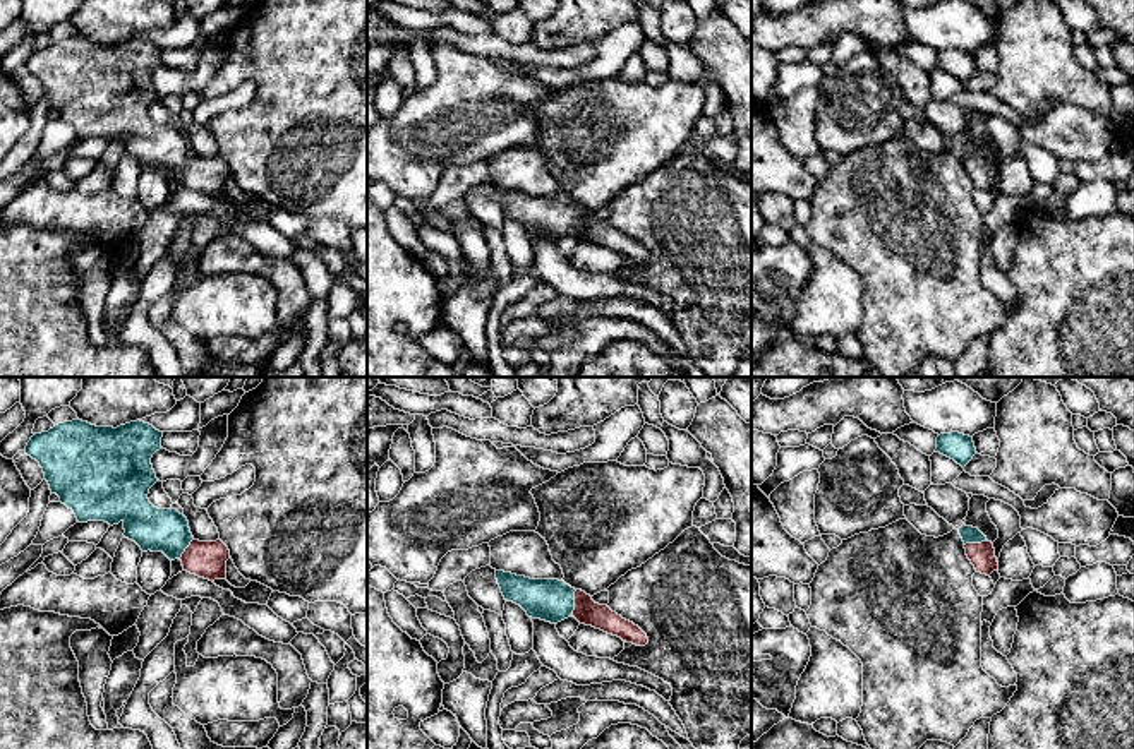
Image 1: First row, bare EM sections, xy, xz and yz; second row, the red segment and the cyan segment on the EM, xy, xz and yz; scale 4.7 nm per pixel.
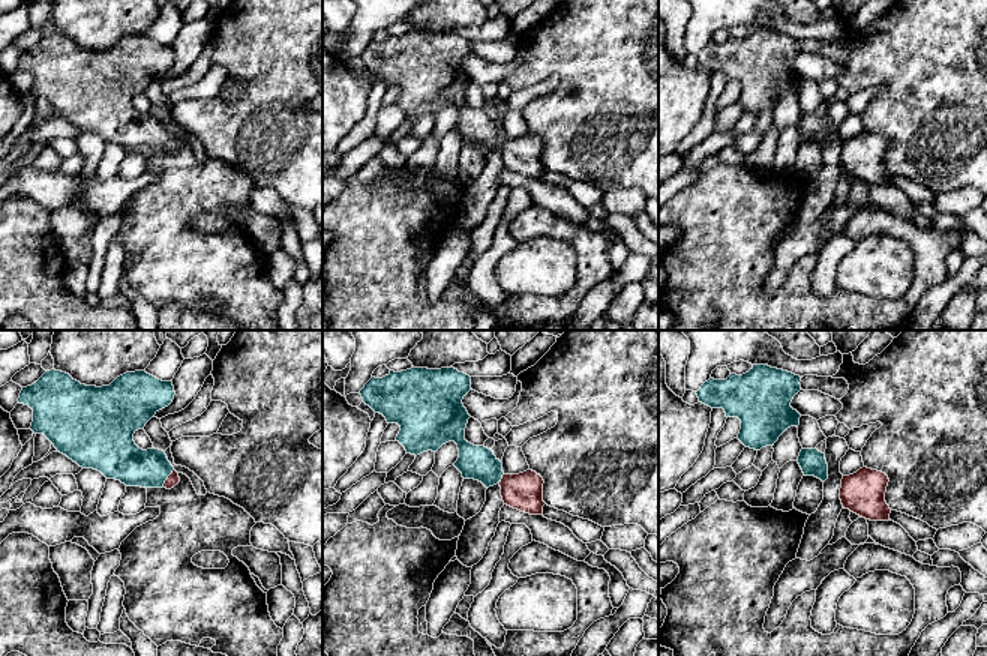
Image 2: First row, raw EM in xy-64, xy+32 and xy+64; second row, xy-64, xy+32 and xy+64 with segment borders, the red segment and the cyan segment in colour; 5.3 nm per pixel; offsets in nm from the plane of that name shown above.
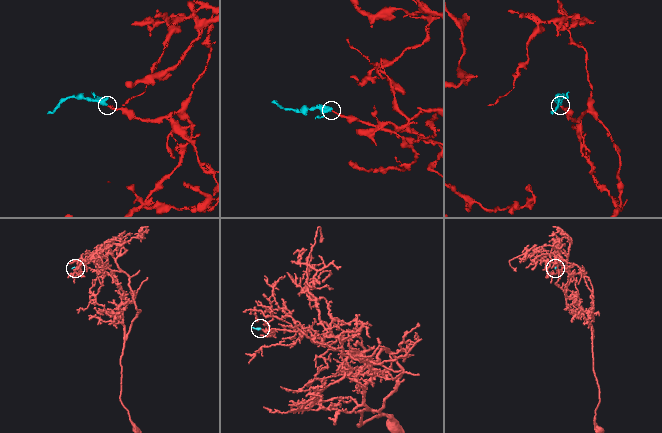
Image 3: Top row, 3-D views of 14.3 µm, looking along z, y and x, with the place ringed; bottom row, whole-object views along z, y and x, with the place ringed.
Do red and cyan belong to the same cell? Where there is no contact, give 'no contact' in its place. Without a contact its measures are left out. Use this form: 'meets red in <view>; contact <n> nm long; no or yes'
meets red in xz; contact 130 nm long; yes

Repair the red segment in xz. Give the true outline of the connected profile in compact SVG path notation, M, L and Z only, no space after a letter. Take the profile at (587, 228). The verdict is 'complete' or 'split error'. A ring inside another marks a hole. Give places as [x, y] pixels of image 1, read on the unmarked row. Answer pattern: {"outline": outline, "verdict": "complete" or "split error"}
{"outline": "M496 187L496 195L504 216L520 221L528 233L558 240L575 233L580 240L592 242L626 259L645 262L647 250L633 238L599 221L582 206L559 195L530 195L504 187Z", "verdict": "split error"}

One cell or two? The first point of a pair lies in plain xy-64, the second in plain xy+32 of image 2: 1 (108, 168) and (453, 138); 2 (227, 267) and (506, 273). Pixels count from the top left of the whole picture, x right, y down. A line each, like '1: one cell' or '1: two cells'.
1: one cell
2: one cell

